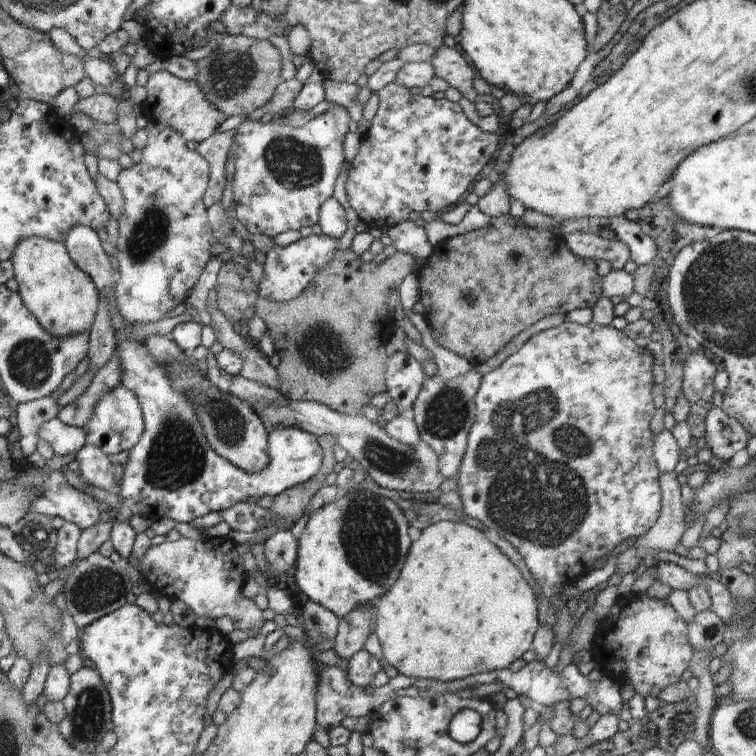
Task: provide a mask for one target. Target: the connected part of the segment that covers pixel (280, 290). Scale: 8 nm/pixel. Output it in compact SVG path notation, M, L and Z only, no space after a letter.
M312 234L285 247L275 246L264 254L264 275L257 285L259 296L279 303L296 298L313 281L317 270L333 257L337 246L336 239L324 234Z

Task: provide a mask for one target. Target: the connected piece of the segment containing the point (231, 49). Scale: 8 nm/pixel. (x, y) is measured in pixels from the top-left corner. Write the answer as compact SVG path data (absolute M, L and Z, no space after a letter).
M224 35L216 50L197 62L196 81L204 97L213 102L225 117L237 114L253 116L271 100L274 89L283 81L280 51L268 39L244 35Z

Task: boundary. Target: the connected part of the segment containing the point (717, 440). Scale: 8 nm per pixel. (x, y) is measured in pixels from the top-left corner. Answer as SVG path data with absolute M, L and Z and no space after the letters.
M713 406L704 421L705 446L712 450L713 456L728 462L736 452L747 447L750 434L720 407Z

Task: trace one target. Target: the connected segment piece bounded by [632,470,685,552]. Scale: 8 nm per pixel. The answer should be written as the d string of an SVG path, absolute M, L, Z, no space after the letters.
M661 472L659 478L661 488L661 513L656 524L642 534L633 547L647 547L650 550L667 550L675 552L685 531L682 496L680 495L680 484L677 474L672 472Z

